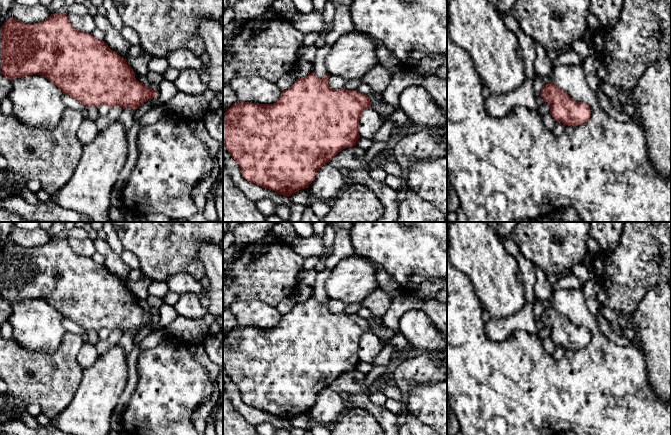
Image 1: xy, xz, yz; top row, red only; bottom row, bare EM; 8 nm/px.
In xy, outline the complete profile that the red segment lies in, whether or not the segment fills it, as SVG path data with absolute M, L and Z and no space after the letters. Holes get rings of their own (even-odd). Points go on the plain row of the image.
M64 236L51 238L45 245L34 248L25 248L9 241L0 251L0 297L10 304L40 298L53 306L63 318L70 319L86 331L99 331L106 328L111 332L119 329L123 333L131 331L135 336L142 327L156 321L156 314L146 311L142 306L136 304L135 296L128 289L126 283L92 258L76 254L71 249L67 237Z

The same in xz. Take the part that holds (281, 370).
M312 296L296 303L288 313L282 314L273 328L237 325L223 337L223 368L238 387L247 405L289 421L296 415L308 412L320 391L329 387L341 374L356 369L360 362L359 343L362 335L371 331L368 319L357 314L333 313L328 308L330 299L320 303Z

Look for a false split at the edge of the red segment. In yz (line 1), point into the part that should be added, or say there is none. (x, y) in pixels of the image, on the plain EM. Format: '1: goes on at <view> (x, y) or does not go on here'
1: does not go on here

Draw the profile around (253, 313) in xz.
M234 300L229 308L236 322L243 326L273 328L282 316L277 308L258 300Z

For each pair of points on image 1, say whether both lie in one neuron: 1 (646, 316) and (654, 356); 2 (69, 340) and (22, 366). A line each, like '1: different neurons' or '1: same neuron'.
1: same neuron
2: same neuron

